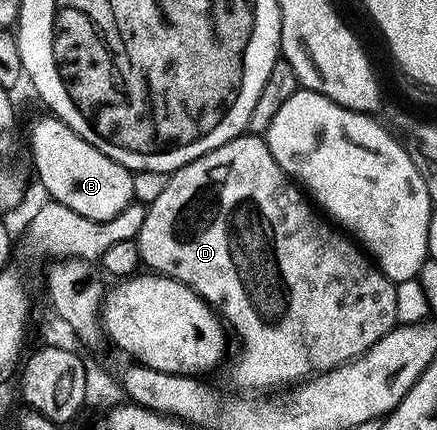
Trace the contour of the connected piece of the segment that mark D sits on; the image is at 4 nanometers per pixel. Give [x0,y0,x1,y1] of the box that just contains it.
[134,132,398,392]

